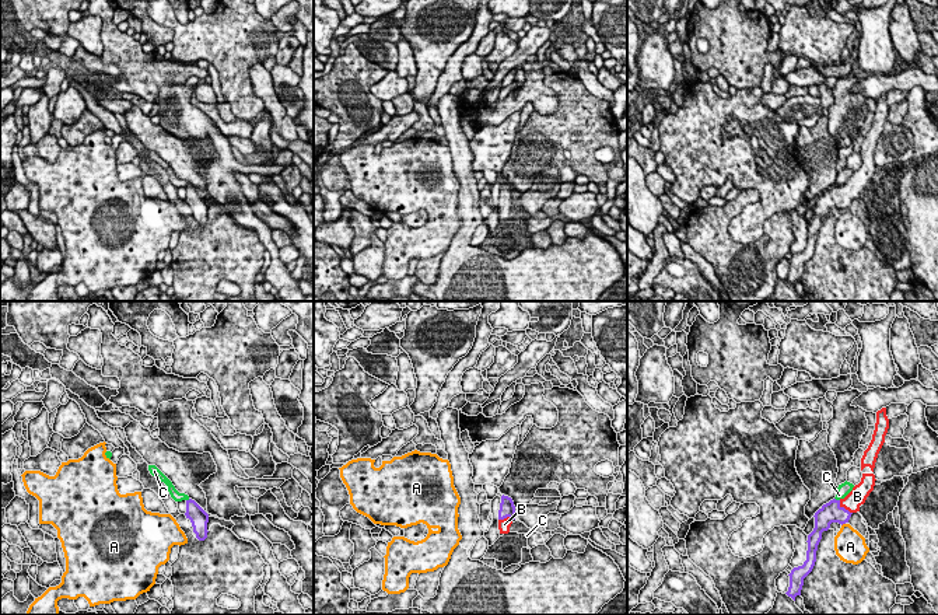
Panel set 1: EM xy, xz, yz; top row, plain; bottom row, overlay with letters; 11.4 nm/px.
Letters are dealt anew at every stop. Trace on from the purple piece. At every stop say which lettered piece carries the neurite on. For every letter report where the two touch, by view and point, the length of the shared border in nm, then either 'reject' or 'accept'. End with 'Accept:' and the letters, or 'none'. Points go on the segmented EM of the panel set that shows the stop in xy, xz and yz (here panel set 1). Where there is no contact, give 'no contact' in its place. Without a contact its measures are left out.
A: contact yz (843, 523); length 60 nm; reject
B: contact yz (843, 507); length 220 nm; accept
C: contact yz (837, 500); length 70 nm; reject
Accept: B

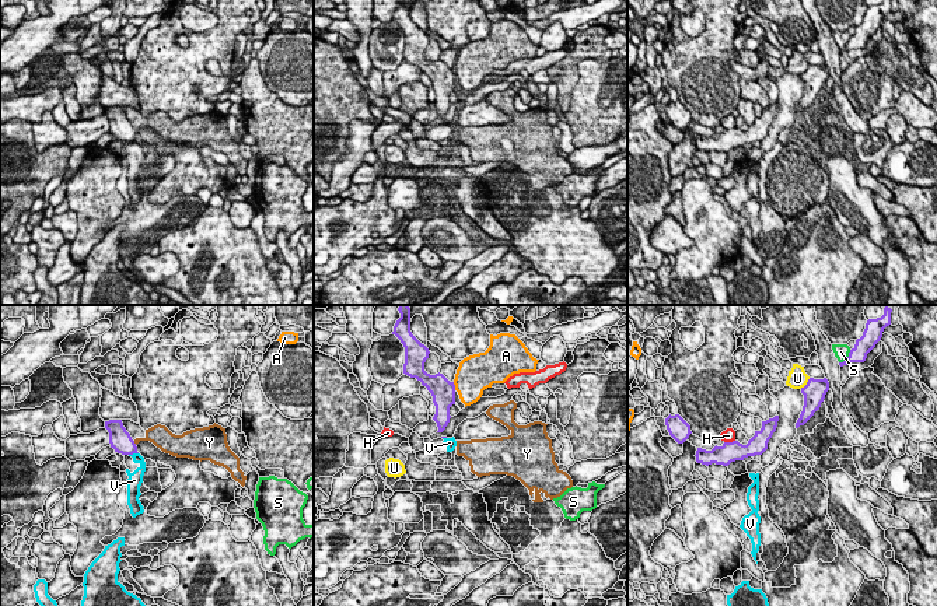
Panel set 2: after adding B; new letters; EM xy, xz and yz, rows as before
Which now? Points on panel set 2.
A: contact xz (454, 386); length 100 nm; reject
H: contact yz (729, 442); length 130 nm; reject
S: contact yz (848, 357); length 200 nm; reject
U: contact yz (807, 384); length 170 nm; reject
V: contact xy (133, 452); length 120 nm; reject
Y: contact xy (133, 442); length 60 nm; reject
Accept: none

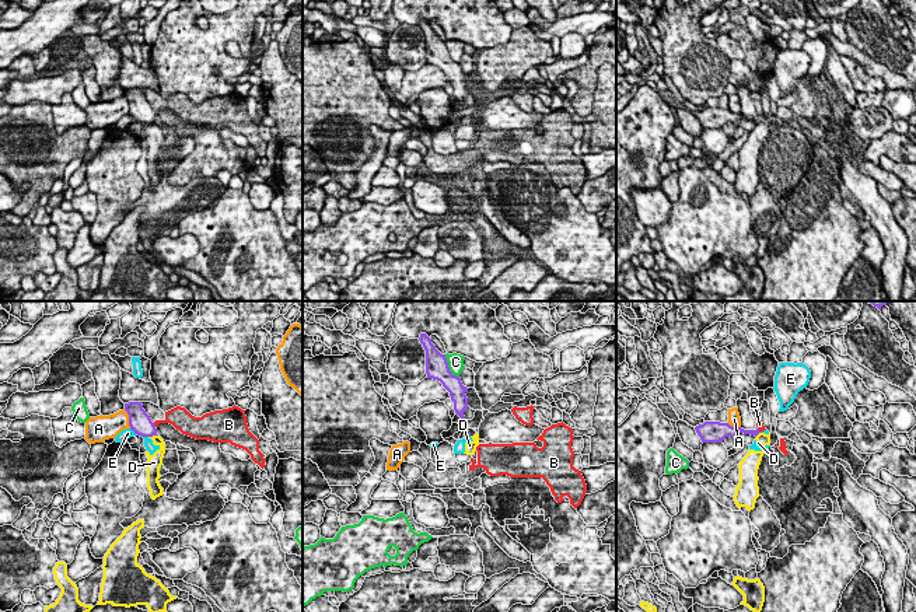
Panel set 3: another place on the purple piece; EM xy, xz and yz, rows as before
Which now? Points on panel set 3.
A: contact xy (129, 419); length 240 nm; reject
B: contact xy (153, 425); length 60 nm; reject
C: contact xz (448, 367); length 320 nm; reject
D: contact xy (153, 434); length 120 nm; reject
E: contact xy (133, 430); length 110 nm; reject
Accept: none

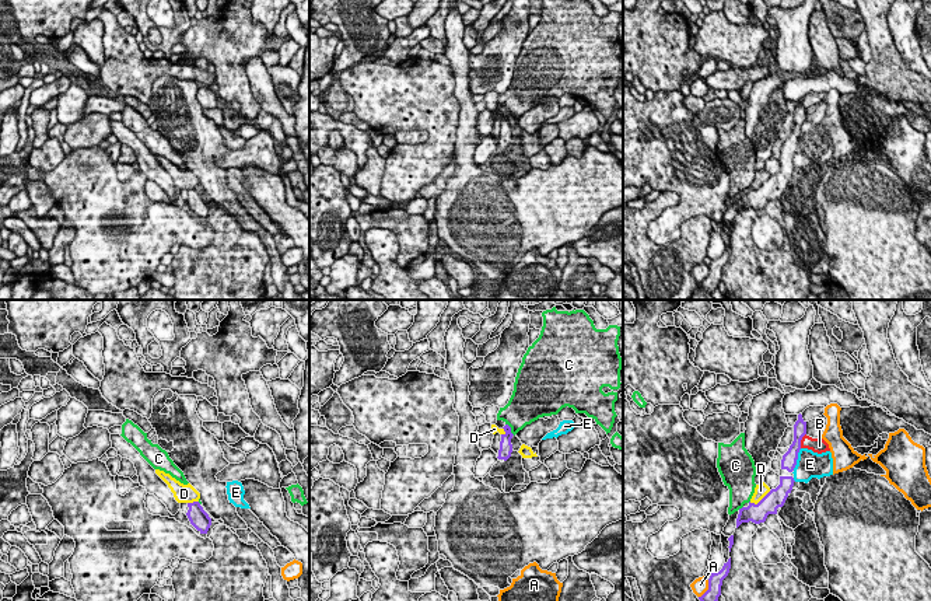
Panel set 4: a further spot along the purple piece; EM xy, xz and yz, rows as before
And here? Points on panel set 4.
A: contact yz (709, 589); length 240 nm; reject
B: contact yz (801, 439); length 190 nm; reject
C: contact xz (510, 429); length 180 nm; reject
D: contact yz (760, 500); length 280 nm; reject
E: contact yz (797, 458); length 280 nm; reject
Accept: none

